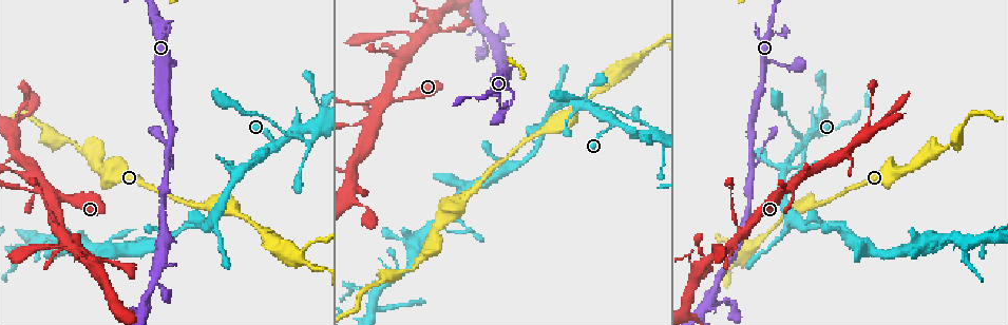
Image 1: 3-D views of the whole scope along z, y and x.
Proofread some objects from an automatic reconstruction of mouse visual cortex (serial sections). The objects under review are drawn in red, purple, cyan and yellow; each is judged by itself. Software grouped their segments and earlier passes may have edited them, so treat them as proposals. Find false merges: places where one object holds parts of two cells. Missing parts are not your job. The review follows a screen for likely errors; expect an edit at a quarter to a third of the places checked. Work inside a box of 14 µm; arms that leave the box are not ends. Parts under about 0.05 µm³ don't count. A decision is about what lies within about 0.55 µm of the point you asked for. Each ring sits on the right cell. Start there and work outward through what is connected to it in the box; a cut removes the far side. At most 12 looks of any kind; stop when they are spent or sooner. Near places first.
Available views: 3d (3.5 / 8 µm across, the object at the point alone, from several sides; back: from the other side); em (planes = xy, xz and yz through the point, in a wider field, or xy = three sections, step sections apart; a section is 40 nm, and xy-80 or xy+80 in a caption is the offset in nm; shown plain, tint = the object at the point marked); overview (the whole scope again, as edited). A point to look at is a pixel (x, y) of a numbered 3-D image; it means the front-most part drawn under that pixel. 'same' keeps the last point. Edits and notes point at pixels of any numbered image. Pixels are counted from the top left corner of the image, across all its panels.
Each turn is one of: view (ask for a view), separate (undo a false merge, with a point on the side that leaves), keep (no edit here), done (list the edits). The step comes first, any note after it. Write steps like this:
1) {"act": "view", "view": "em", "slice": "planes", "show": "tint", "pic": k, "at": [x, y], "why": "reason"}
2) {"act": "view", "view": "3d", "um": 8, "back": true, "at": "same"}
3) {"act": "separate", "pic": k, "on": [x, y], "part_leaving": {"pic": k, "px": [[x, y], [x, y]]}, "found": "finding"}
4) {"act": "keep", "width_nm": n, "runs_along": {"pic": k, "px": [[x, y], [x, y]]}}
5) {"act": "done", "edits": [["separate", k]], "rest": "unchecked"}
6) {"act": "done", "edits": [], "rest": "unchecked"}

{"act": "view", "view": "3d", "um": 3.5, "pic": 1, "at": [753, 163], "why": "three-way junction"}

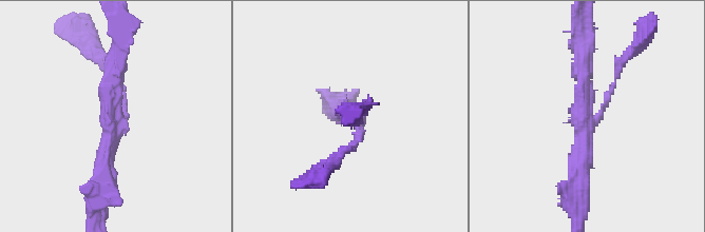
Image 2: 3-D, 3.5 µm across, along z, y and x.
{"act": "view", "view": "em", "slice": "planes", "show": "tint", "pic": 2, "at": [110, 117]}

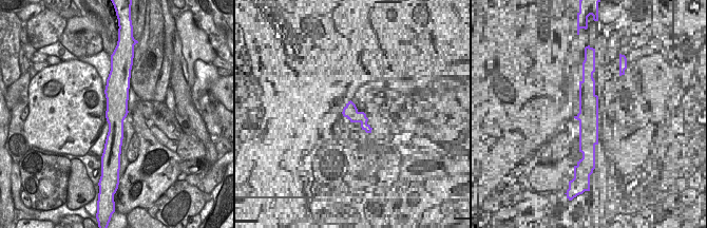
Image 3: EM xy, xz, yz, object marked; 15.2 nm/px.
{"act": "view", "view": "em", "slice": "xy", "step": 1, "show": "tint", "at": "same"}

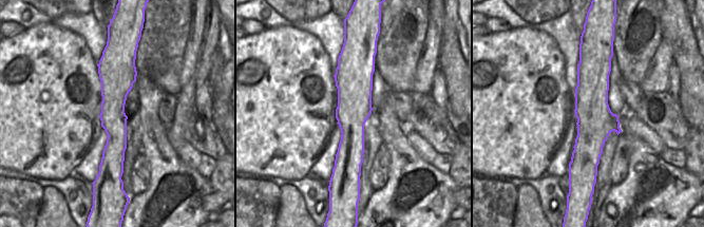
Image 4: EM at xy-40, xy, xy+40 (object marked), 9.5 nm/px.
{"act": "keep", "found": "all the same cell"}

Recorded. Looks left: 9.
{"act": "view", "view": "3d", "um": 3.5, "pic": 1, "at": [12, 171], "why": "a narrow waist"}

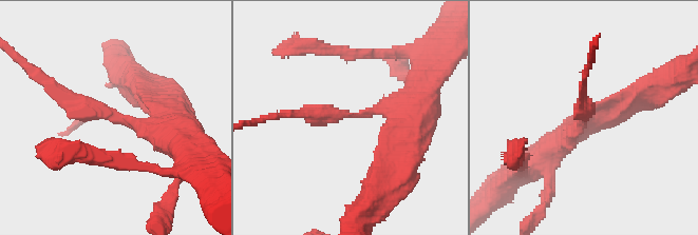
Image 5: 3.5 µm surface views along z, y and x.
{"act": "view", "view": "em", "slice": "planes", "show": "plain", "pic": 5, "at": [350, 115], "why": "shape alone is not enough"}

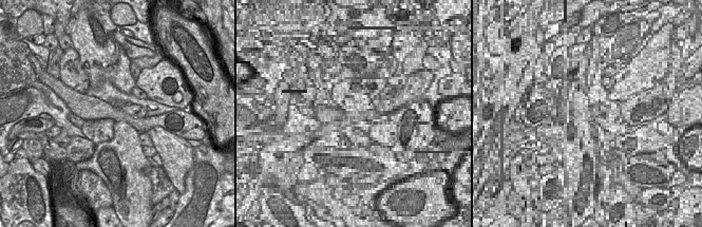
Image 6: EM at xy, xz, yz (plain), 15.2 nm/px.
{"act": "view", "view": "em", "slice": "planes", "show": "tint", "at": "same"}

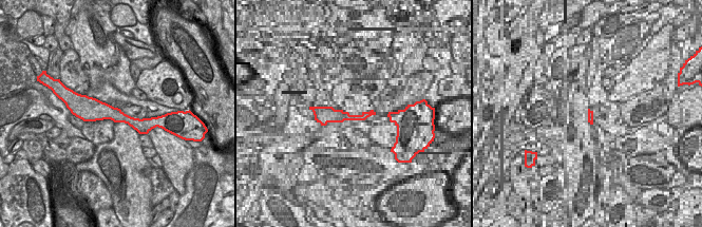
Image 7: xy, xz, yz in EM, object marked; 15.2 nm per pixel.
{"act": "separate", "pic": 5, "on": [86, 108], "part_leaving": {"pic": 5, "px": [[121, 118], [86, 112], [72, 92]]}, "found": "a second cell is stuck on"}

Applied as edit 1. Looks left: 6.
{"act": "view", "view": "3d", "um": 3.5, "back": true, "pic": 1, "at": [480, 20], "why": "side arm on a straight run"}

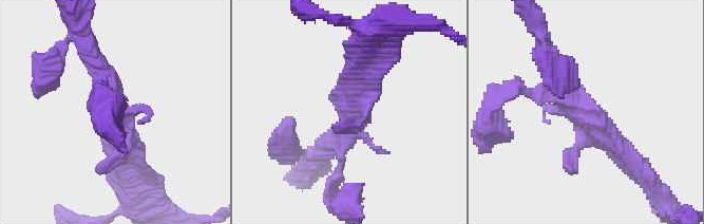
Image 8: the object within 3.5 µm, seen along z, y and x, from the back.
{"act": "view", "view": "em", "slice": "xy", "step": 2, "show": "tint", "pic": 8, "at": [355, 106], "why": "need the tissue"}

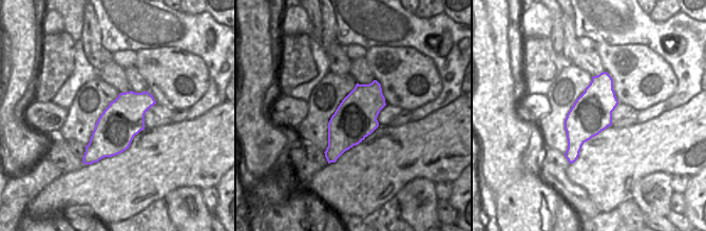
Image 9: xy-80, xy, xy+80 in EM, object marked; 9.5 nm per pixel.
{"act": "view", "view": "em", "slice": "xy", "step": 5, "show": "tint", "at": "same"}

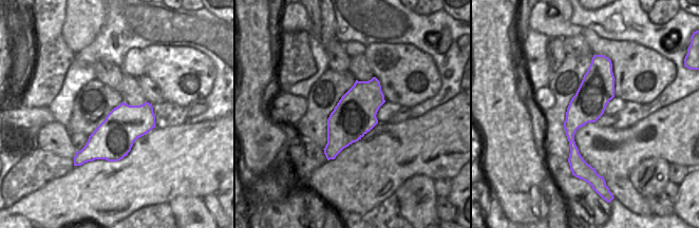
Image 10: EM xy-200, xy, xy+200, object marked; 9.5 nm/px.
{"act": "keep", "runs_along": {"pic": 10, "px": [[599, 62], [571, 124], [580, 164]]}, "found": "all the same cell"}

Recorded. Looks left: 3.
{"act": "view", "view": "3d", "um": 3.5, "pic": 1, "at": [315, 130], "why": "a fork"}

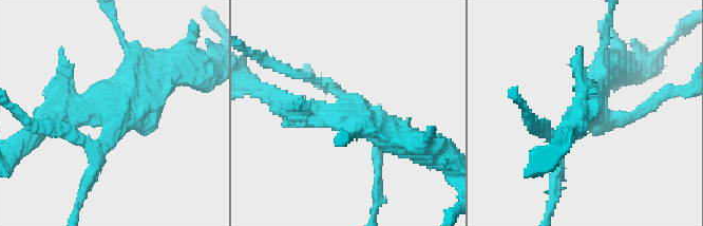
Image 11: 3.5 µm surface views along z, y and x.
{"act": "view", "view": "em", "slice": "xy", "step": 5, "show": "tint", "pic": 11, "at": [108, 113], "arms": 4, "arm_widths_nm": [150, 250, 300, 350]}

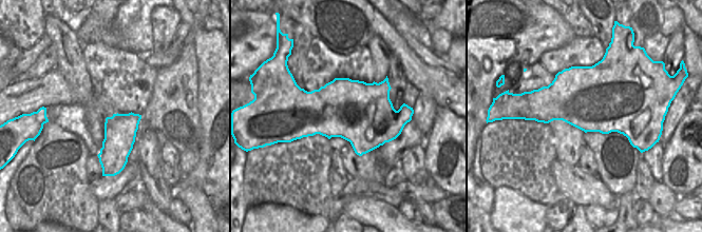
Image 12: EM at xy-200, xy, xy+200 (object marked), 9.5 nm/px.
{"act": "keep", "width_nm": 600, "runs_along": {"pic": 11, "px": [[276, 99], [343, 113], [350, 99], [318, 80]]}, "found": "continuous, no second cell"}

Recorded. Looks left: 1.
{"act": "done", "edits": [["separate", 5]], "rest": "unchecked"}

